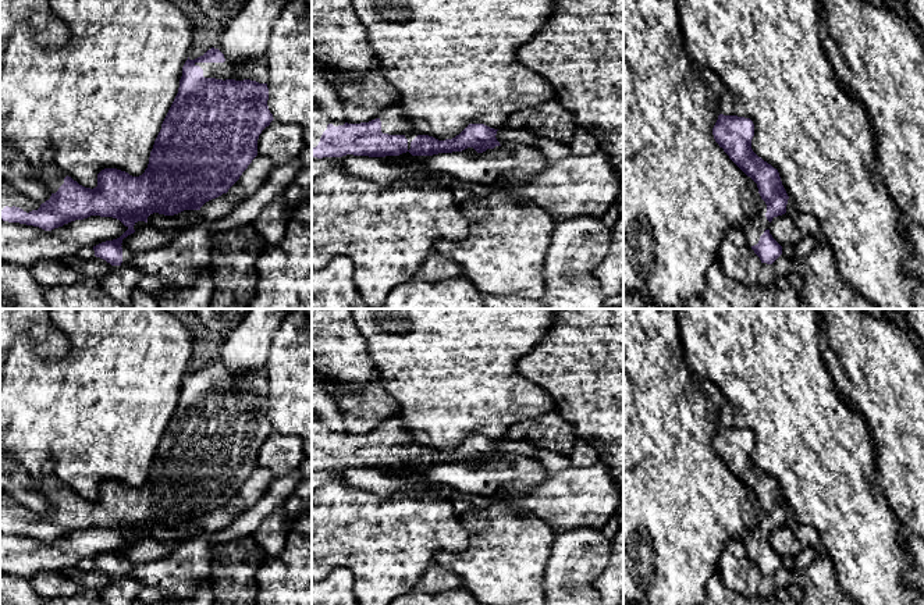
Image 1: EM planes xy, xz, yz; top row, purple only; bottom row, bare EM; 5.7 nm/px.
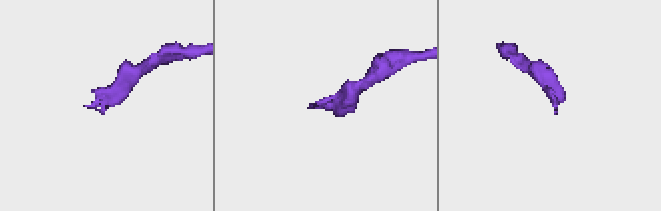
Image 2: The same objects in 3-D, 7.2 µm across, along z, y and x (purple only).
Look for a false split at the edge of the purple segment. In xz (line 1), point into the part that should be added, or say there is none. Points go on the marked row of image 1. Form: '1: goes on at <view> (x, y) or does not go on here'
1: goes on at xz (394, 121)

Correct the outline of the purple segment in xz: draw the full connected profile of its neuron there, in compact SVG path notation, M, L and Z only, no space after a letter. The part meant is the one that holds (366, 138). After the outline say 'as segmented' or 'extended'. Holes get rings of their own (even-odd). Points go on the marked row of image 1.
M390 106L376 120L360 124L330 120L312 107L312 157L385 157L406 152L412 156L433 156L468 147L483 153L501 146L497 131L484 124L469 124L455 138L438 140L417 135L399 106Z; extended

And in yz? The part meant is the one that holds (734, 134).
M719 114L712 135L729 159L757 184L763 204L742 231L761 263L772 264L782 255L782 246L770 234L771 221L786 213L789 199L779 172L753 152L754 124L750 118Z; extended

